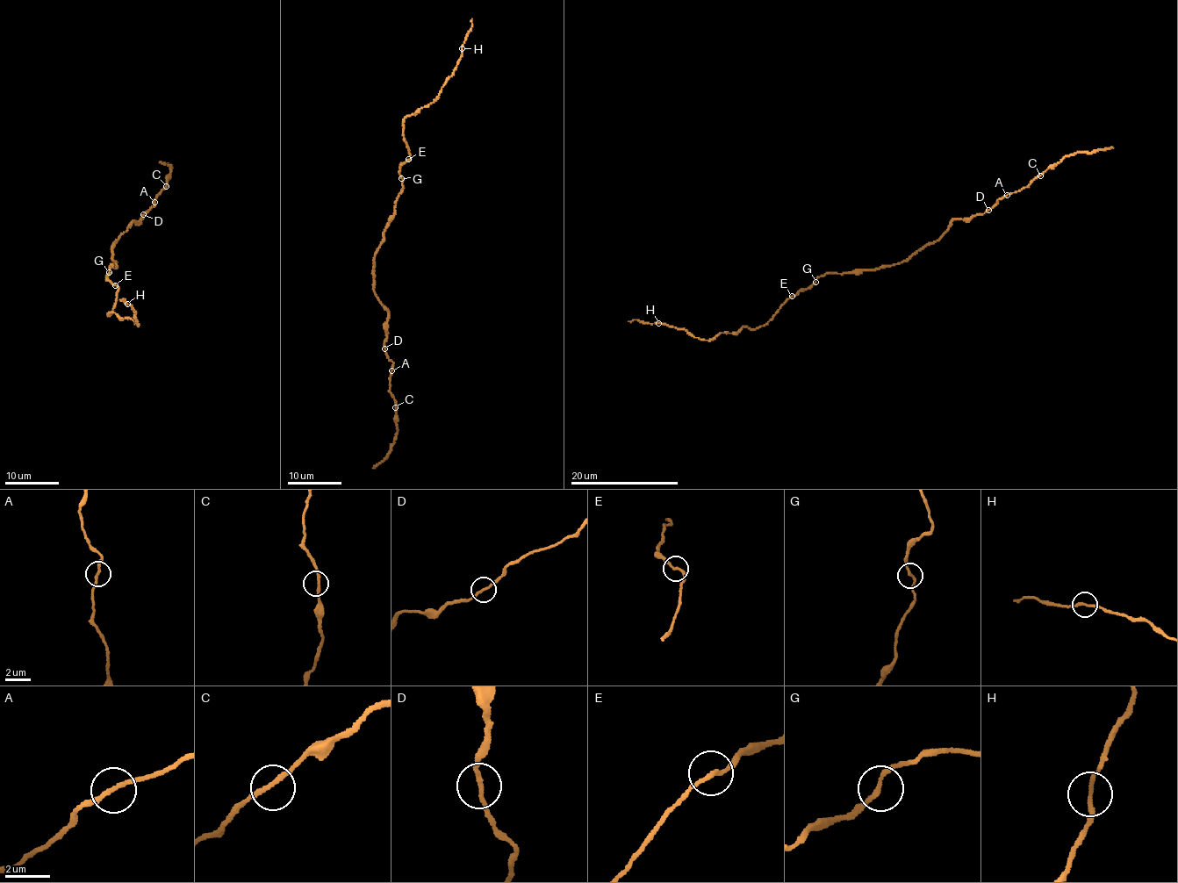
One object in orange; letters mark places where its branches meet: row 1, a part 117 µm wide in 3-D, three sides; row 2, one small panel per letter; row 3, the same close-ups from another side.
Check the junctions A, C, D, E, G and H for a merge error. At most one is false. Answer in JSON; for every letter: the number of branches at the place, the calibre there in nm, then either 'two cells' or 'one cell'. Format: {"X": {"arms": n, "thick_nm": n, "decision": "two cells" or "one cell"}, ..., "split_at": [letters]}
{"A": {"arms": 2, "thick_nm": 200, "decision": "one cell"}, "C": {"arms": 2, "thick_nm": 200, "decision": "one cell"}, "D": {"arms": 2, "thick_nm": 190, "decision": "one cell"}, "E": {"arms": 2, "thick_nm": 180, "decision": "one cell"}, "G": {"arms": 2, "thick_nm": 200, "decision": "one cell"}, "H": {"arms": 2, "thick_nm": 200, "decision": "one cell"}, "split_at": []}

